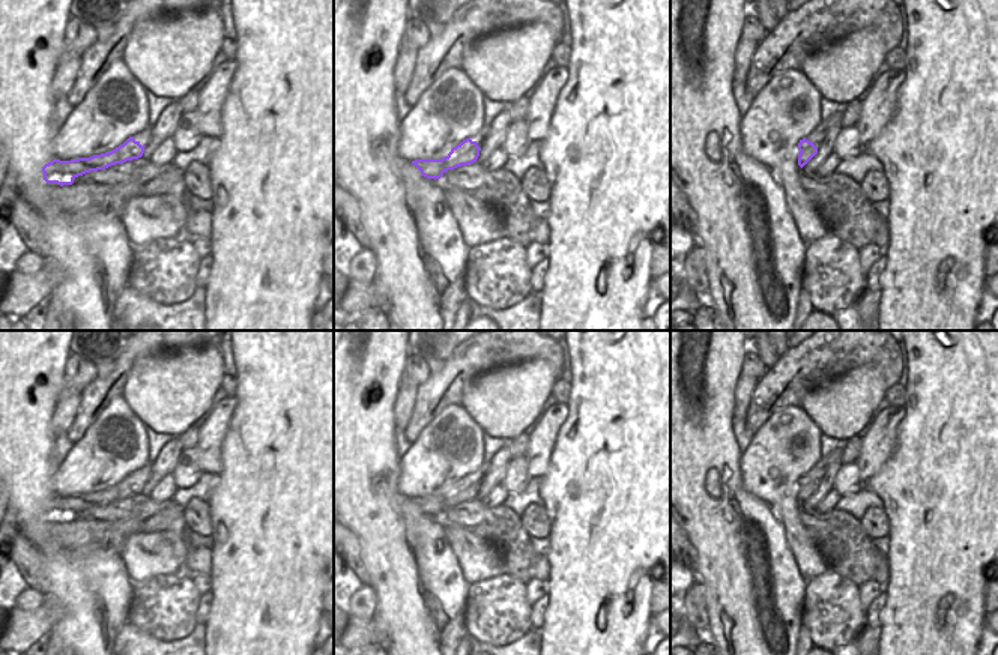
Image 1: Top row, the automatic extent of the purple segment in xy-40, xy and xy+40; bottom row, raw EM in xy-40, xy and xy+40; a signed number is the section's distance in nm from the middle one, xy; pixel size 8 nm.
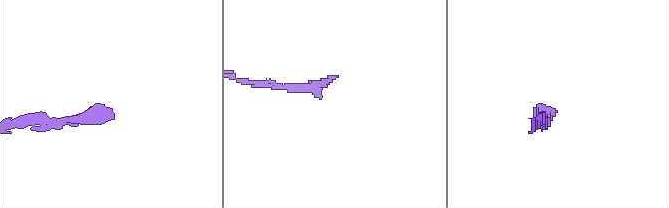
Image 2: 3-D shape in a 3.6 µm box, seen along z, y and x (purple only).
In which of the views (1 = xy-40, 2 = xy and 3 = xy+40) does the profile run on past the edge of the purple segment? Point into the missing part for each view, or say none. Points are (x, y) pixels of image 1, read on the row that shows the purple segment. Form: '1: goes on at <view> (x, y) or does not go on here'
1: does not go on here
2: does not go on here
3: does not go on here

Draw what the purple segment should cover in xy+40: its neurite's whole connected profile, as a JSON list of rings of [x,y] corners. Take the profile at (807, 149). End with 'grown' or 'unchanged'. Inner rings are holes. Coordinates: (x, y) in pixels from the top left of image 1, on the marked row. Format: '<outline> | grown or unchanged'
[[[806,138],[800,140],[798,150],[798,165],[801,168],[818,153],[818,147],[813,144],[813,141]]] | unchanged

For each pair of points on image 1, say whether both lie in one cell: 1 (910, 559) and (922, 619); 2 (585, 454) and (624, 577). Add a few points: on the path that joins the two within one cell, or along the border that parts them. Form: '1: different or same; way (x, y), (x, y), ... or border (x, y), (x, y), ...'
1: same; way (922, 574), (922, 604)
2: same; way (609, 484), (609, 547)

